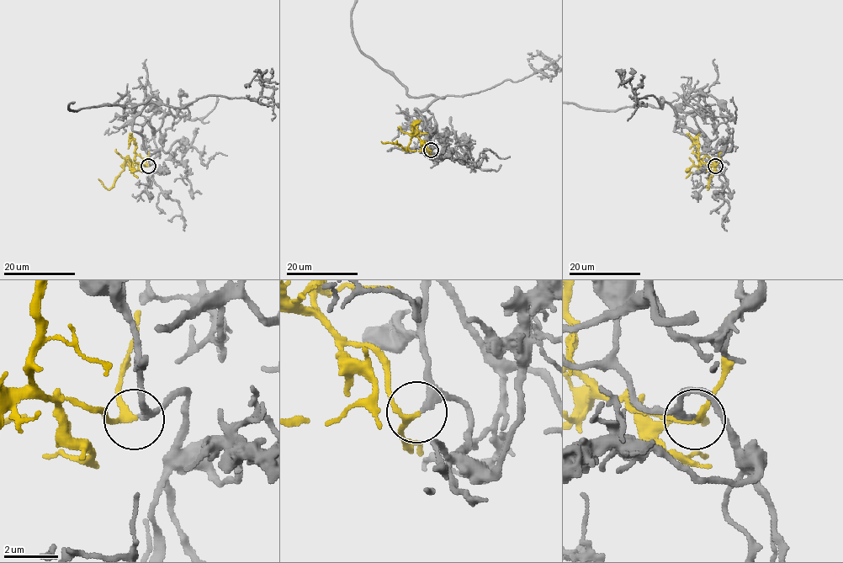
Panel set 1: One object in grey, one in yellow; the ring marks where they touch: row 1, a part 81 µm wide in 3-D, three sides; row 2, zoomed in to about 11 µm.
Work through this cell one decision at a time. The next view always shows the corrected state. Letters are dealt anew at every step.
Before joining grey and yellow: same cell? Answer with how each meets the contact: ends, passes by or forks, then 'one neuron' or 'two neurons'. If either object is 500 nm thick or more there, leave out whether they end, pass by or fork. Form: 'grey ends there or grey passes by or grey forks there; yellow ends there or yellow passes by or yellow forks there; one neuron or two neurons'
grey passes by; yellow passes by; one neuron

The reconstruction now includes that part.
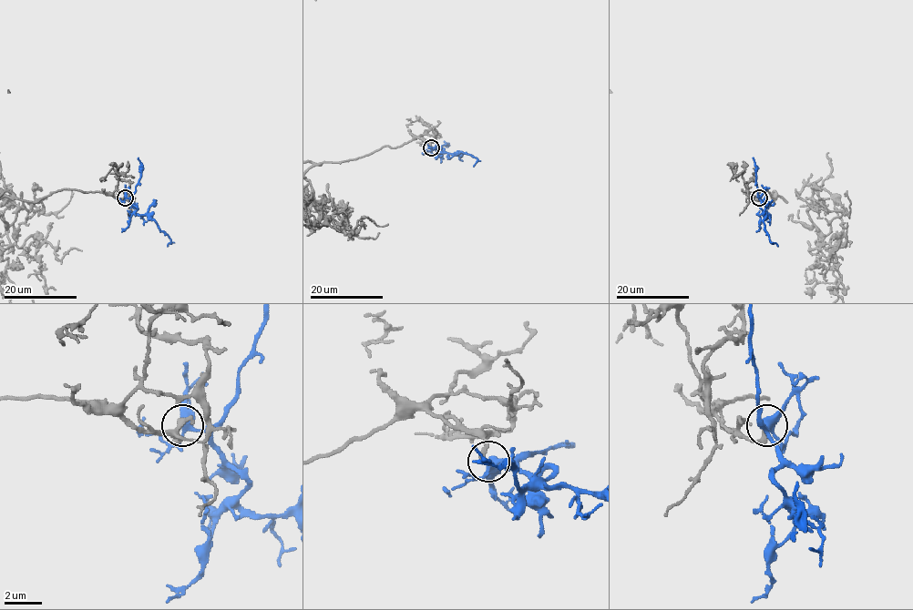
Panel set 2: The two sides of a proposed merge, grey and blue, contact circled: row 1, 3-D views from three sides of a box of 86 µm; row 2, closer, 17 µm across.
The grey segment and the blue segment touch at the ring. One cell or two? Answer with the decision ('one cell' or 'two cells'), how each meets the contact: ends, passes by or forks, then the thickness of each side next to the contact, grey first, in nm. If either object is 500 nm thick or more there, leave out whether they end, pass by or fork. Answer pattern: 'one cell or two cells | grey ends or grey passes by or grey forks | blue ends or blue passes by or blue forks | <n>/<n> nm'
one cell | grey ends | blue forks | 200/360 nm

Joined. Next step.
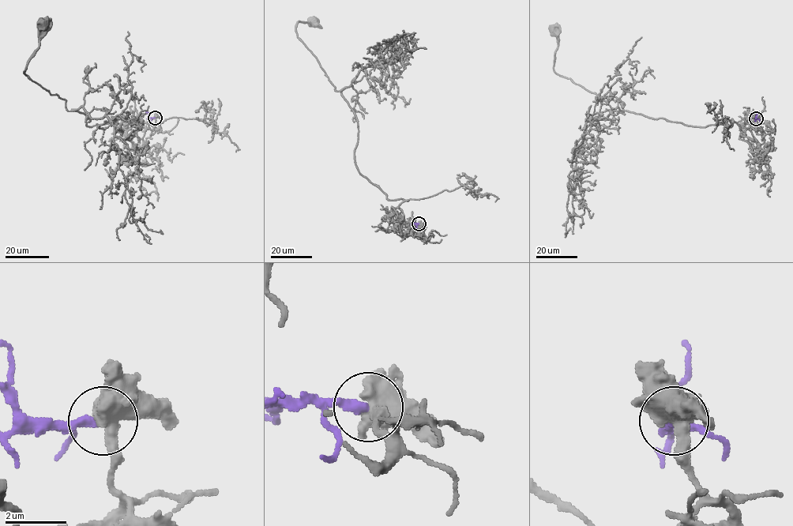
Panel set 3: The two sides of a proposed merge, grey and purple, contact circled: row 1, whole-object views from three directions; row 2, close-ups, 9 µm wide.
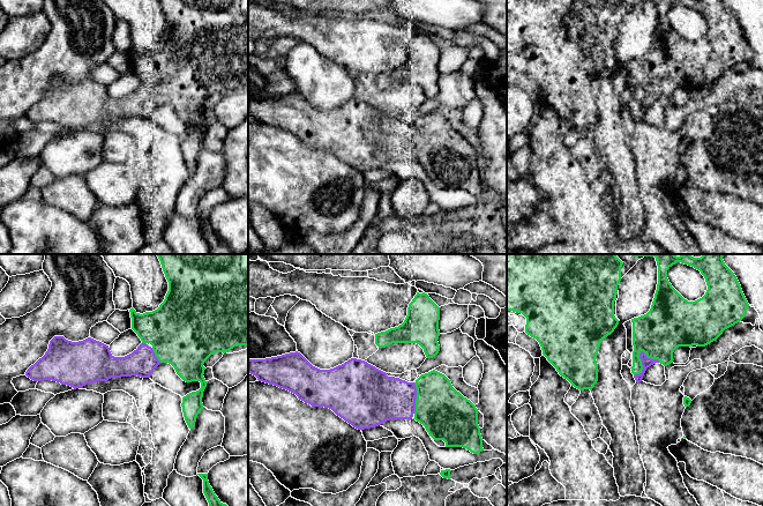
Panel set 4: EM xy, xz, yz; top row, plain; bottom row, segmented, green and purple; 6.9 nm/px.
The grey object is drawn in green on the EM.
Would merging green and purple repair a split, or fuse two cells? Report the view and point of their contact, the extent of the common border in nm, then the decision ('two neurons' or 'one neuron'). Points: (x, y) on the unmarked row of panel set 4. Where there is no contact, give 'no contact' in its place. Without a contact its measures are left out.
yz (638, 97) | 220 nm | one neuron

